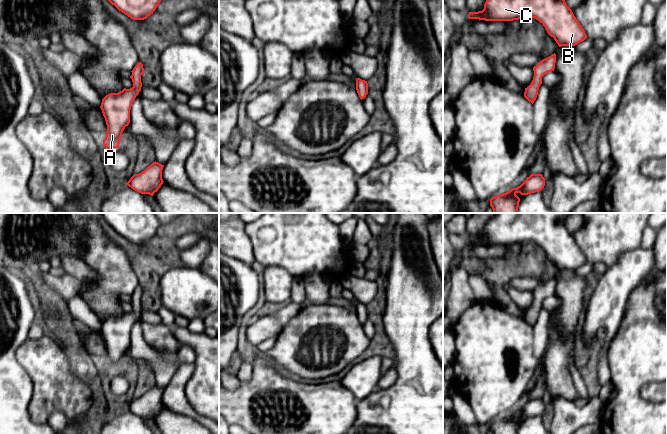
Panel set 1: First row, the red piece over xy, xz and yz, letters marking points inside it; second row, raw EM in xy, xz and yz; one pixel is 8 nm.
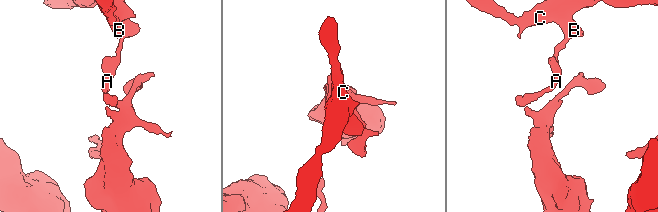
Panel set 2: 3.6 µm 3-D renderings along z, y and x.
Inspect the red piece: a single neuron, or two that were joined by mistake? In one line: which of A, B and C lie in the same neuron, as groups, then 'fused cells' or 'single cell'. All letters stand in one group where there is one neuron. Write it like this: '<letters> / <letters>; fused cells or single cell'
A / B C; fused cells

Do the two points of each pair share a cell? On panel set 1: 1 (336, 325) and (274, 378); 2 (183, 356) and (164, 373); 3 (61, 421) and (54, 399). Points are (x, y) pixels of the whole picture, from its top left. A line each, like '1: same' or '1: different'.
1: different
2: different
3: different

